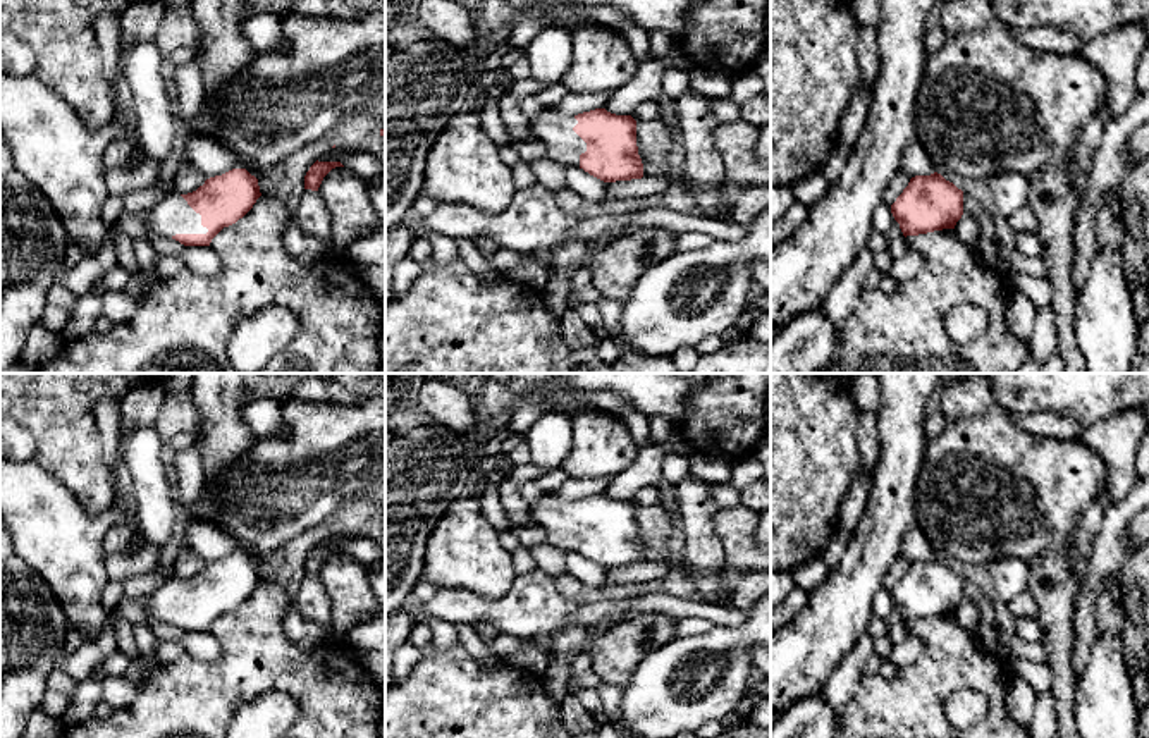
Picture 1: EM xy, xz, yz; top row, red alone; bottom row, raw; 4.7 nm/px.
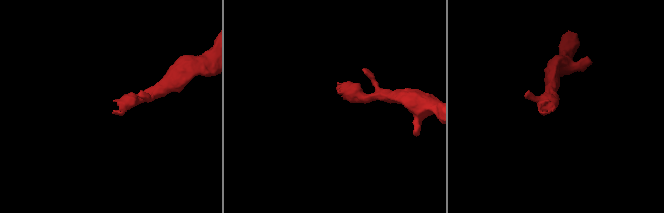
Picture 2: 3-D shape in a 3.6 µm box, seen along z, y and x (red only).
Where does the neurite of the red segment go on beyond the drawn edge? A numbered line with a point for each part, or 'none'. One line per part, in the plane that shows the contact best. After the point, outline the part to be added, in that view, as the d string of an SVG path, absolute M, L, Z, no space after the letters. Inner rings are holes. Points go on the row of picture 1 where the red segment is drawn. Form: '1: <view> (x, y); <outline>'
1: xy (171, 215); M179 193L163 196L155 206L148 210L151 234L175 236L175 234L206 234L208 229L201 225L201 215L196 213Z

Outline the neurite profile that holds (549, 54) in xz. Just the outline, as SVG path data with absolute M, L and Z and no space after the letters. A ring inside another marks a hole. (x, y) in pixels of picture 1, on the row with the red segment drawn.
M562 28L542 29L525 48L530 77L544 86L557 84L571 65L571 33Z

